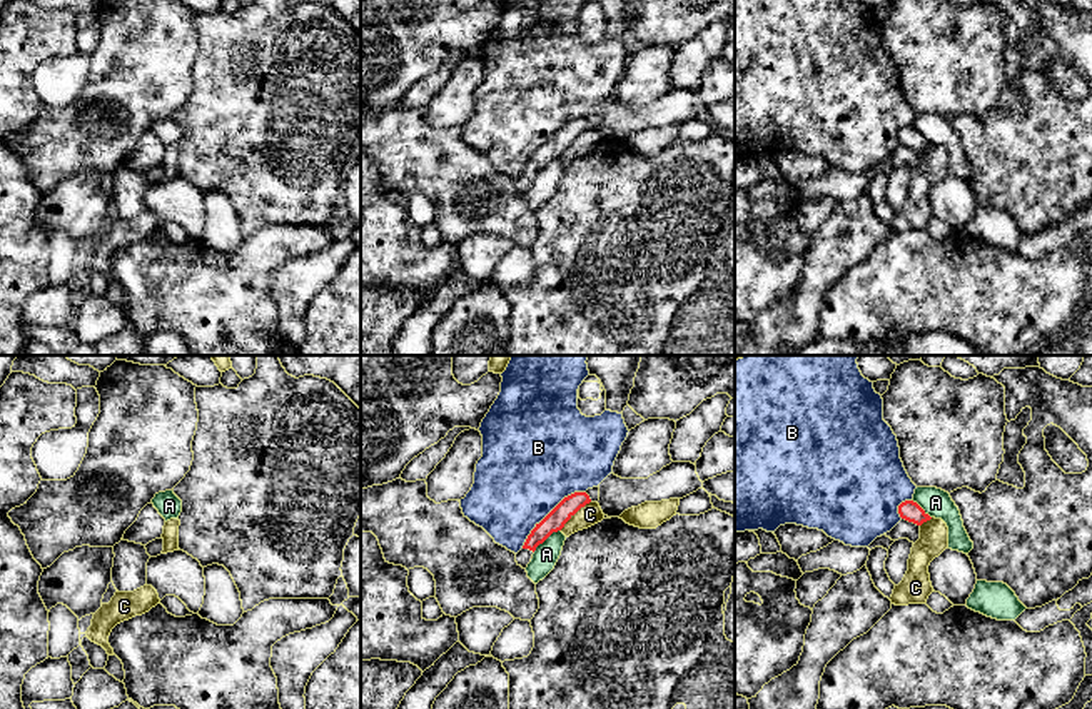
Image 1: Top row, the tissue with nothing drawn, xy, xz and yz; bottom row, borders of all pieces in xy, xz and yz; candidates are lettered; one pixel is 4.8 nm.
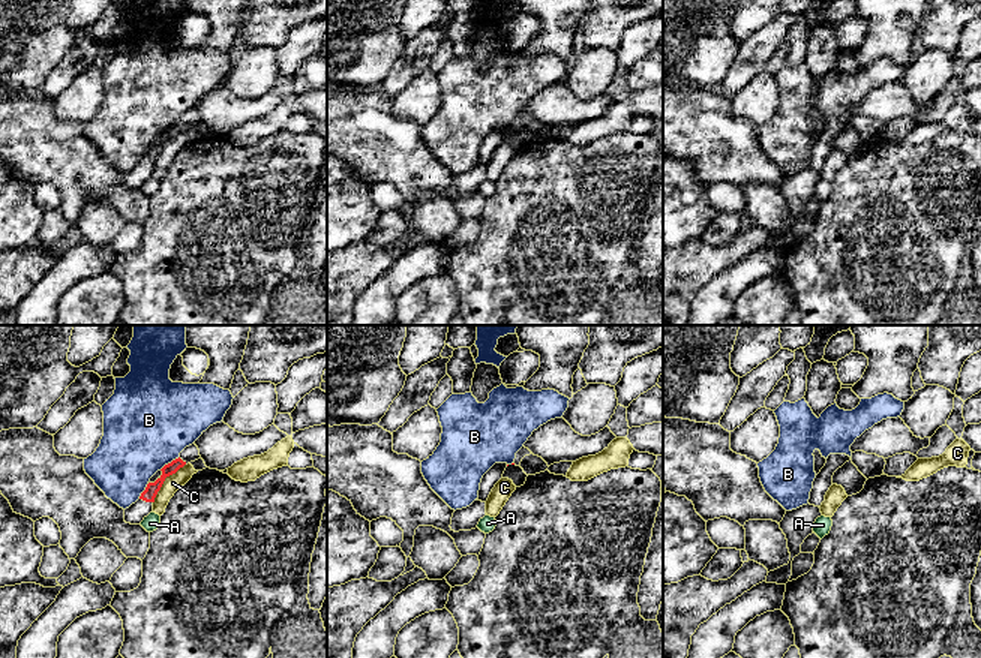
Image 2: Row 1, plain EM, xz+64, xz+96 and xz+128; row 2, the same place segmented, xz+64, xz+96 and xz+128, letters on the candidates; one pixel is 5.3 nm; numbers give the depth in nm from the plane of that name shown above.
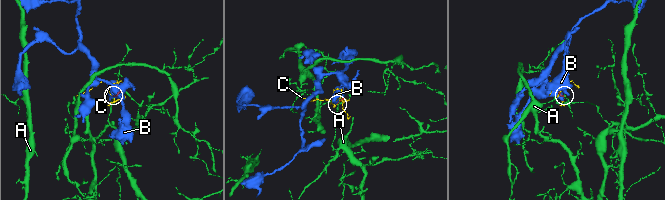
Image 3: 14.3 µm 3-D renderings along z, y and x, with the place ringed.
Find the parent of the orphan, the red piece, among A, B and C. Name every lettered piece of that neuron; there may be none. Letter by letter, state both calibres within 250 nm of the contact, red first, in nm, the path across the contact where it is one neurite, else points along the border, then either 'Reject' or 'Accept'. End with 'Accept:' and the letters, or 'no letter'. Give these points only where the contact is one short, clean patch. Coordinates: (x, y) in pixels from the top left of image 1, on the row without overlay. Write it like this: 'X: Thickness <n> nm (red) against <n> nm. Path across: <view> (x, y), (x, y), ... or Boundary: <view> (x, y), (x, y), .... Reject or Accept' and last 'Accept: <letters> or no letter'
A: Thickness 100 nm (red) against 120 nm. Reject
B: Thickness 100 nm (red) against 460 nm. Reject
C: Thickness 100 nm (red) against 100 nm. Reject
Accept: no letter

